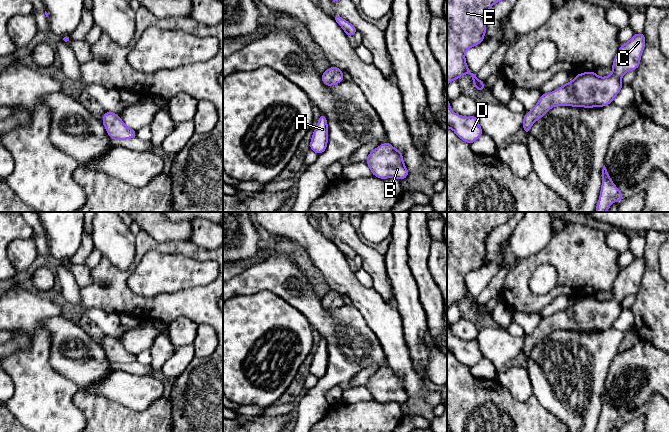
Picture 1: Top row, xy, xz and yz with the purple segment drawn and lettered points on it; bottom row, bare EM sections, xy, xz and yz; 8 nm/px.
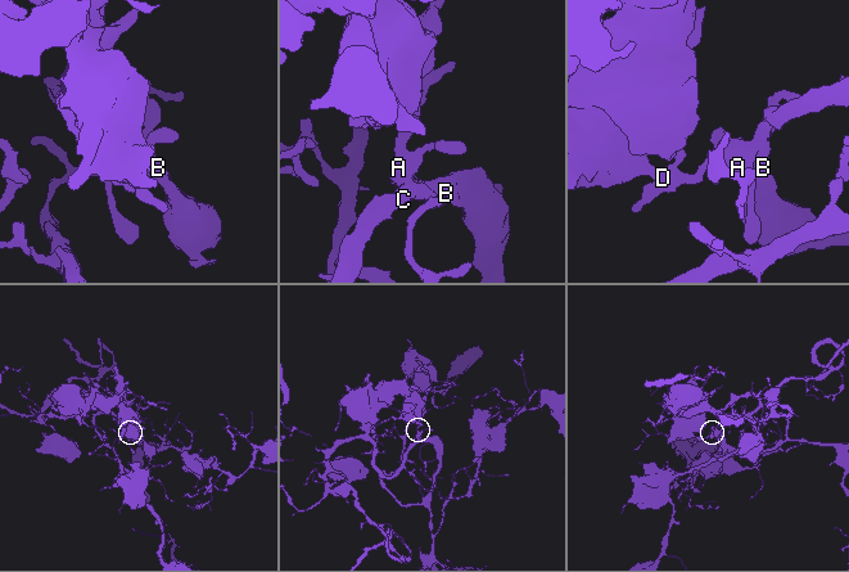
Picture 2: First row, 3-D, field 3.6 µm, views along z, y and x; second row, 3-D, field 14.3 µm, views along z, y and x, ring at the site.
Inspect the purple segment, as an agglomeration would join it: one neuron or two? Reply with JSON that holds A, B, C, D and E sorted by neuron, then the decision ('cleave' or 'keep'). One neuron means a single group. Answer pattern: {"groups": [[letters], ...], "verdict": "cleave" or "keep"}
{"groups": [["A", "B", "C", "D", "E"]], "verdict": "keep"}

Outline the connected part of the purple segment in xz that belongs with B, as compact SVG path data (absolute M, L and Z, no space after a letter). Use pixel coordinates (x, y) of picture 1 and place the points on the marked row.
M382 143L372 150L366 160L373 175L377 178L405 179L409 171L404 162L402 152L395 149L390 143Z

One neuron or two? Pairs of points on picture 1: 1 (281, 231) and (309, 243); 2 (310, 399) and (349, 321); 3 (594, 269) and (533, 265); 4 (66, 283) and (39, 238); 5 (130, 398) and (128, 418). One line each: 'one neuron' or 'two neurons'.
1: one neuron
2: one neuron
3: one neuron
4: one neuron
5: two neurons

